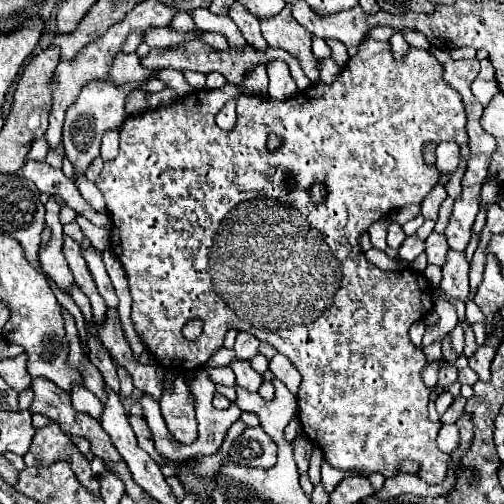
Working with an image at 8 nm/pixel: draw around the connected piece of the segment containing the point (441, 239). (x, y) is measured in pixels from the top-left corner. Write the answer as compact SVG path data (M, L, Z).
M432 233L426 239L426 257L428 257L428 263L430 265L444 265L448 249L450 247L446 243L446 237L440 235L440 233Z

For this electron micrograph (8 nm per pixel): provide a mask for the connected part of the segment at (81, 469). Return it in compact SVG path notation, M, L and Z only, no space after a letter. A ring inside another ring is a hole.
M50 423L36 431L32 447L24 455L24 461L26 465L38 465L38 467L48 467L56 461L66 461L70 463L80 485L86 487L92 495L100 497L100 483L92 483L94 473L90 469L90 463L78 451L78 447L70 441L70 437L64 435L60 427L56 427L56 423Z

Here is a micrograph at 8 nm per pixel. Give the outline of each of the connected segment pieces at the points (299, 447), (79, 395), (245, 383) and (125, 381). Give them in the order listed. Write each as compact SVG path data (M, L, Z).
M302 437L302 439L294 441L292 445L294 445L294 459L296 459L296 465L298 465L298 471L300 471L300 475L304 475L308 471L312 443L310 443L308 437Z
M72 387L72 407L76 411L82 411L82 413L90 413L92 417L96 417L100 421L100 415L102 415L102 403L100 399L90 393L86 387Z
M232 361L230 363L232 371L236 373L236 385L246 389L246 391L258 391L260 385L262 385L262 375L258 375L250 363L240 363L240 361Z
M118 367L118 377L120 377L120 393L122 393L122 397L130 397L132 395L132 391L134 391L134 385L132 385L132 379L130 379L130 375L126 373L126 369L124 367Z

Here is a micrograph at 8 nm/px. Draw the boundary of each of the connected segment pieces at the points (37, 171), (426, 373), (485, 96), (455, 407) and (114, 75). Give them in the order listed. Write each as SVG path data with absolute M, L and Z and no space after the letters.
M28 161L22 167L22 175L26 179L30 179L32 183L36 183L36 187L48 195L56 195L58 191L54 189L54 185L58 183L74 183L72 179L68 179L62 169L54 169L48 163L38 163L38 161Z
M434 361L426 366L422 371L422 379L426 386L432 388L436 384L436 376L442 363Z
M476 79L476 81L472 83L472 93L474 93L474 97L476 97L482 105L486 105L486 103L492 99L492 95L498 93L498 83L496 83L496 81Z
M456 399L456 401L448 407L448 411L442 415L442 423L456 423L456 421L464 415L464 405L466 405L466 403L460 403L460 401L466 401L466 399Z
M116 53L114 55L114 63L110 67L110 73L108 73L108 81L112 85L122 85L122 83L128 83L128 81L146 79L146 77L150 77L154 73L156 71L150 71L150 69L140 67L138 61L130 61L130 55Z

